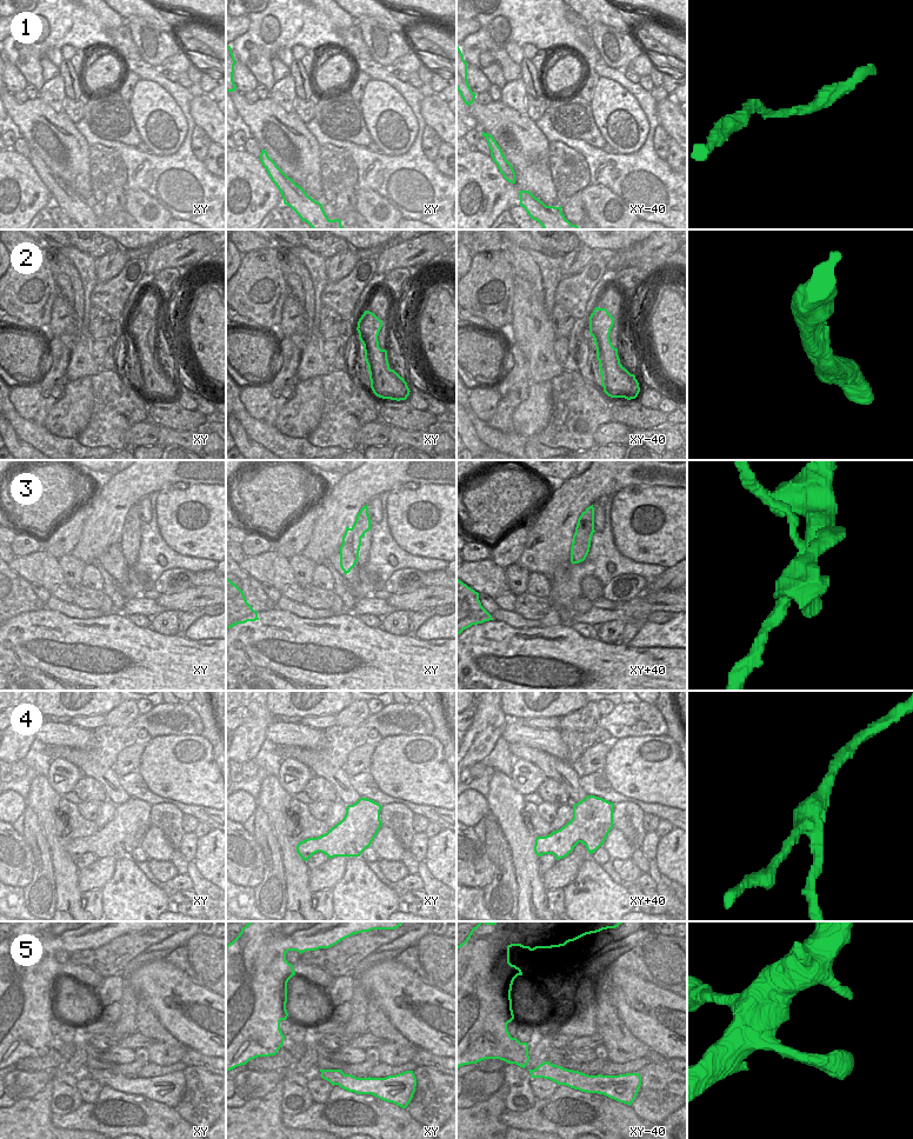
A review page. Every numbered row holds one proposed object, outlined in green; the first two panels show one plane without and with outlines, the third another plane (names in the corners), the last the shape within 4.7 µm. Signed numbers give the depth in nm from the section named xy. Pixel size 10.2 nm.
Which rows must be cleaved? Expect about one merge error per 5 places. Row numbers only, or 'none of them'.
3

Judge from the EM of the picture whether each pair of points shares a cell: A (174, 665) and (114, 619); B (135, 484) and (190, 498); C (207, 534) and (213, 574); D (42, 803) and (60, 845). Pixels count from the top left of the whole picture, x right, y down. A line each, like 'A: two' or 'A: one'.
A: two
B: two
C: two
D: one

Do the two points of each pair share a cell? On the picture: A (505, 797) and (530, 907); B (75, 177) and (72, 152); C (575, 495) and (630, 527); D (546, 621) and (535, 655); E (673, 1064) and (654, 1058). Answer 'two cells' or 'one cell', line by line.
A: one cell
B: one cell
C: two cells
D: two cells
E: one cell

